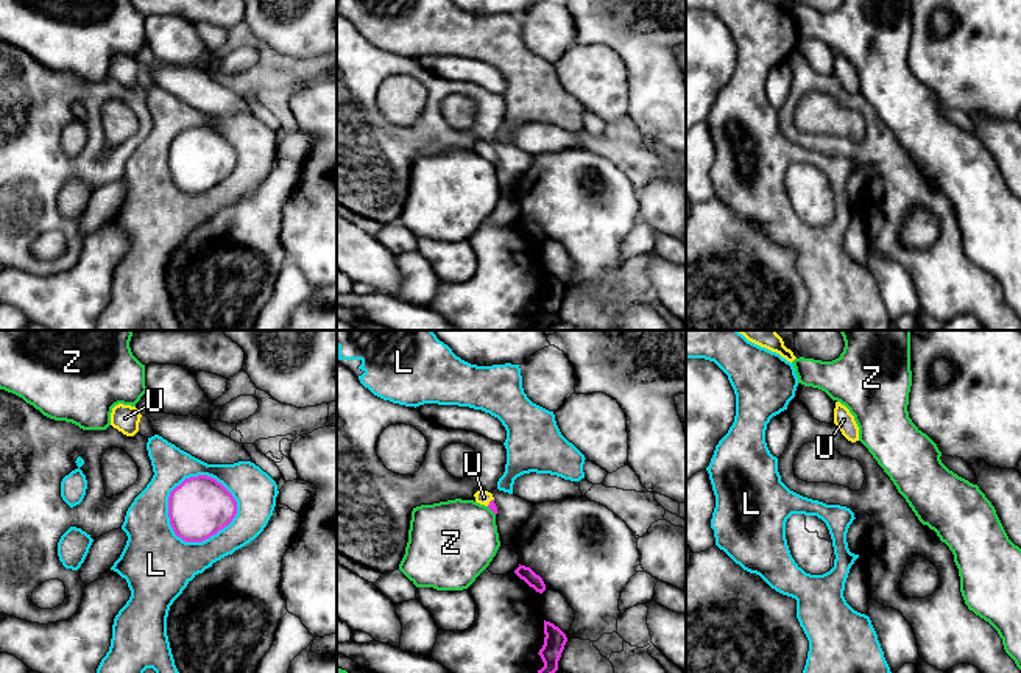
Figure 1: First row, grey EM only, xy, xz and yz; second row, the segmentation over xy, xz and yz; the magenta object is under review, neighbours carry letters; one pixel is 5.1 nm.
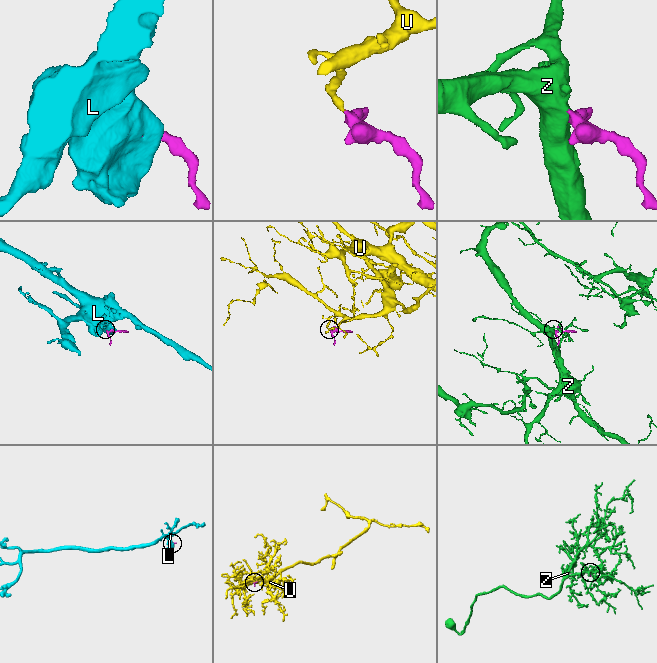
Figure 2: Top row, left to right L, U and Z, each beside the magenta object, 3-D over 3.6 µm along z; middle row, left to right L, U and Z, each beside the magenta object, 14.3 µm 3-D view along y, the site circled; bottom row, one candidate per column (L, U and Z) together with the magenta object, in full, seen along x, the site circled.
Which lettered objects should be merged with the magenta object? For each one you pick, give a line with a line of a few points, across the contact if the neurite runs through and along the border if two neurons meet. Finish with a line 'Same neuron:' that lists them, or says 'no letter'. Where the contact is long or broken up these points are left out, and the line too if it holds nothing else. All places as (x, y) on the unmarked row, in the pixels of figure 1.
U: line xz (491, 156), (490, 153), (484, 148)
Same neuron: U

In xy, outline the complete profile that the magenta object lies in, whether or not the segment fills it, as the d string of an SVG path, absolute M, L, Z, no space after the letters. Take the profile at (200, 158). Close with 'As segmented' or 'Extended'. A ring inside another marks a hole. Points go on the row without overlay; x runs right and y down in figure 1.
M185 129L168 148L170 176L185 193L203 193L228 178L237 165L232 145L215 129Z. As segmented

